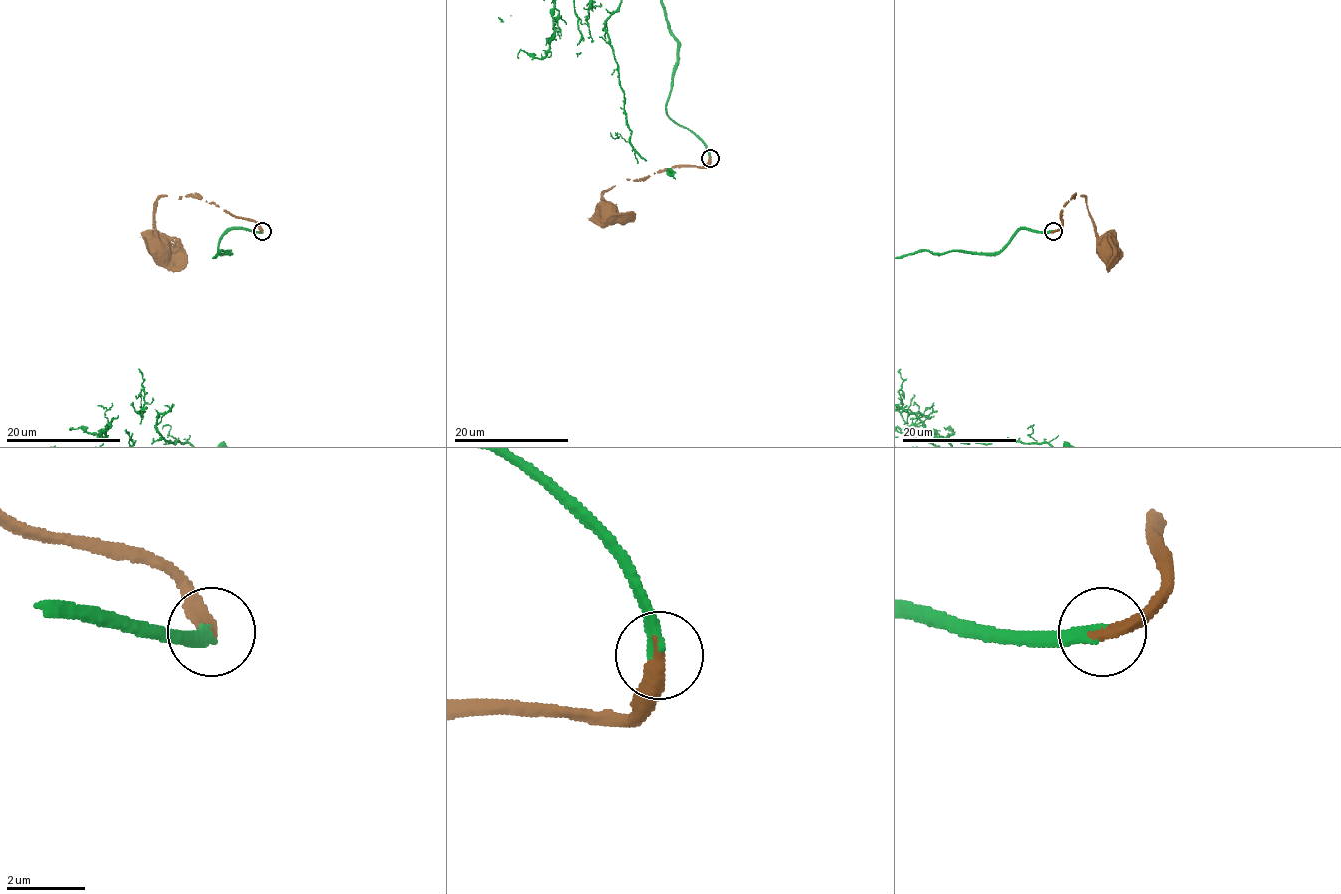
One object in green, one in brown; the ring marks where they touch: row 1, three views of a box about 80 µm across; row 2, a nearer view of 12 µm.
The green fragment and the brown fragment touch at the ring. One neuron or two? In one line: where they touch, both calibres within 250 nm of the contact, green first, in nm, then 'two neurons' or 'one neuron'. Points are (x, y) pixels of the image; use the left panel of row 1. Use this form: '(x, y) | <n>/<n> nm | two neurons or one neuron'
(262, 231) | 320/360 nm | one neuron

